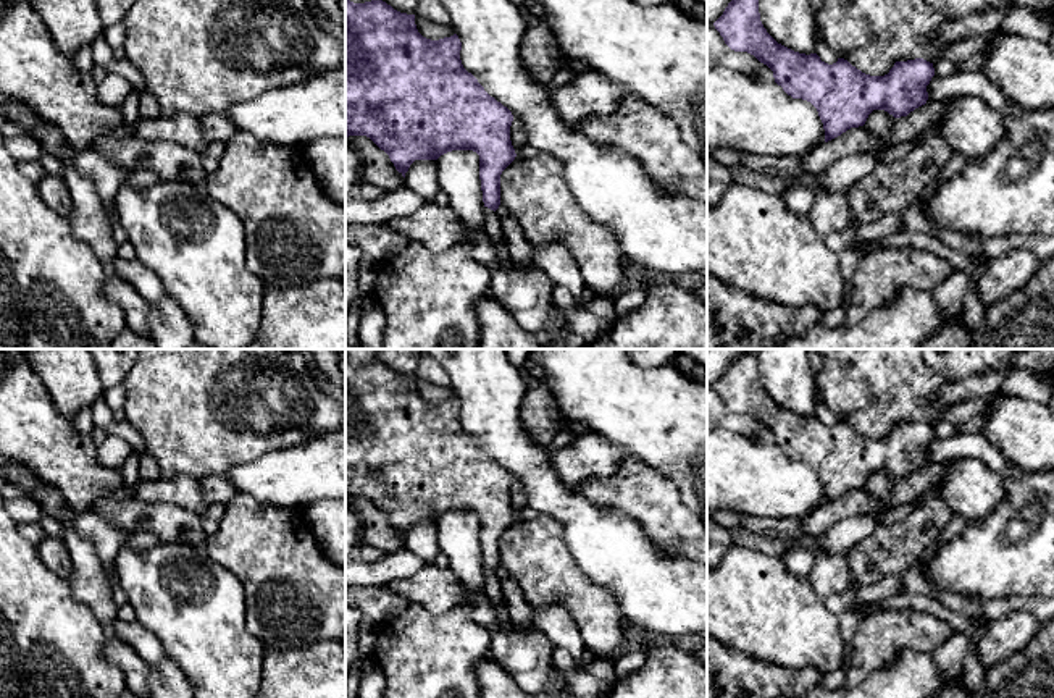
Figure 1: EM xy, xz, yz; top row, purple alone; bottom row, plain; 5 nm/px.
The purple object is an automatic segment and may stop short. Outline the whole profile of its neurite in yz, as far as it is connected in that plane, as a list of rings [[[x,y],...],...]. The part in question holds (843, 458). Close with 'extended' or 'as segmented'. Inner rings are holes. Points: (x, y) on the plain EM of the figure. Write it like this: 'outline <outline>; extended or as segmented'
outline [[[759,351],[739,354],[713,385],[725,406],[734,414],[747,414],[773,433],[775,444],[793,460],[810,464],[823,485],[825,504],[851,490],[864,488],[873,472],[885,472],[894,480],[907,478],[928,462],[926,448],[935,438],[933,425],[915,420],[896,423],[885,438],[870,438],[838,420],[828,427],[817,415],[799,415],[778,406],[763,389],[759,375]]]; as segmented

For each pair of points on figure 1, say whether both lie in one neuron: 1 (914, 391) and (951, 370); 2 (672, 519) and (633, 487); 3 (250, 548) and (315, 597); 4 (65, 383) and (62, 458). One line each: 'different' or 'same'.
1: different
2: same
3: same
4: different

